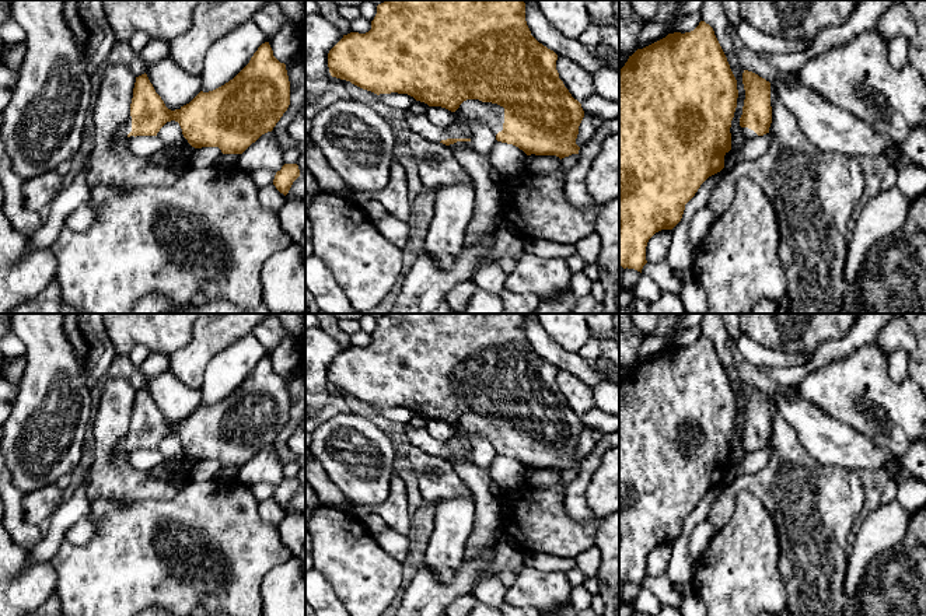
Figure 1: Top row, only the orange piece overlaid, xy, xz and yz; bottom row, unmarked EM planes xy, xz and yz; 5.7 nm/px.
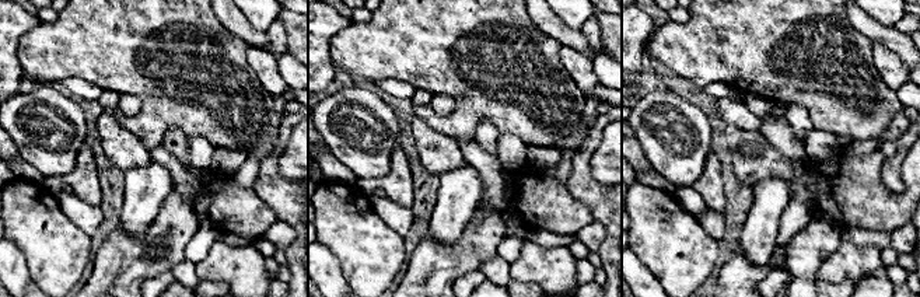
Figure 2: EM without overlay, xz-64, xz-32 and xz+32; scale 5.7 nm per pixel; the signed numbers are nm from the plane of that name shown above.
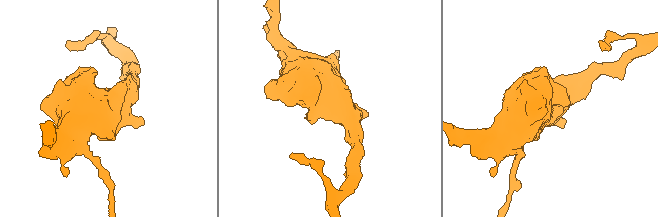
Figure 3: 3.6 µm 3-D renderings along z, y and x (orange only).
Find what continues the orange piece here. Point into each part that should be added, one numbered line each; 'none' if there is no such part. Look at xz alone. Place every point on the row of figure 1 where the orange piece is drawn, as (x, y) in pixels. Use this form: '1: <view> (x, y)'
1: xz (471, 111)

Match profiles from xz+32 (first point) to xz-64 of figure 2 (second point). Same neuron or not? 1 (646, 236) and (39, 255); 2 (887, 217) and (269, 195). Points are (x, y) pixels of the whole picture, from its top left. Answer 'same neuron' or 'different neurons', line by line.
1: same neuron
2: different neurons

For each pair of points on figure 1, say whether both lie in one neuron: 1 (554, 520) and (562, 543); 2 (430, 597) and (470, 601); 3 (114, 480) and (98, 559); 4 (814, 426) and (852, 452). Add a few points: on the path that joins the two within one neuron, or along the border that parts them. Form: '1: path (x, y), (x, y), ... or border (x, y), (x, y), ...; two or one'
1: path (554, 525), (554, 531), (561, 538); one
2: border (471, 592), (455, 597), (451, 601); two
3: border (142, 499), (94, 500), (90, 504); two
4: path (824, 433), (842, 447); one

